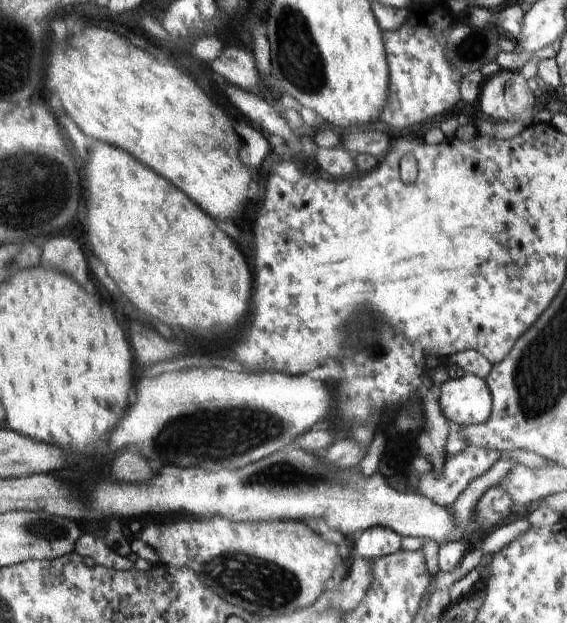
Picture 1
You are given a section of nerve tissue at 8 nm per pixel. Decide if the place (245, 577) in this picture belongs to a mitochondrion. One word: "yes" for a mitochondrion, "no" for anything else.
yes

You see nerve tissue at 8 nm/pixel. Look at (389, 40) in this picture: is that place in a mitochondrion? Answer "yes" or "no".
no

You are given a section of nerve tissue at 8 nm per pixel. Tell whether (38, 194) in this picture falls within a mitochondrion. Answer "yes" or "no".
yes

